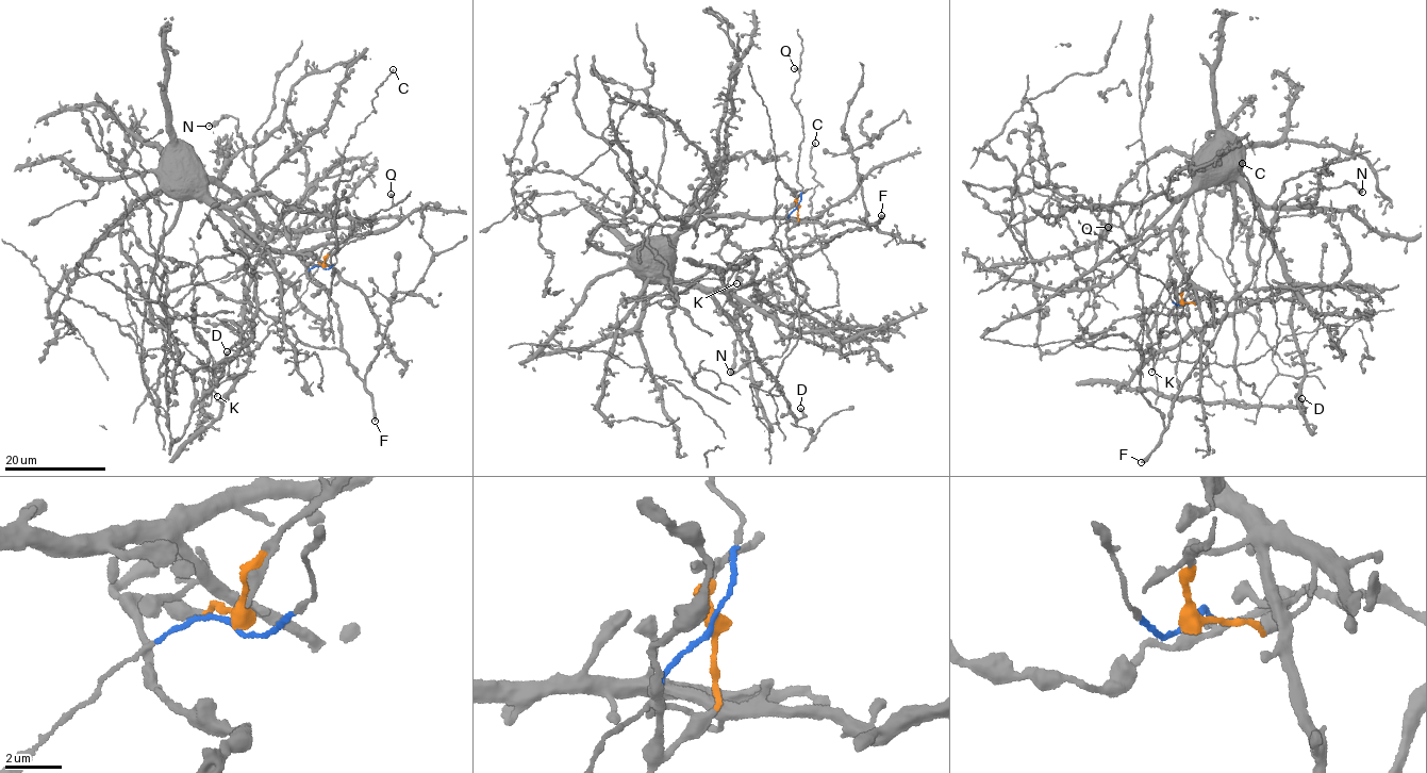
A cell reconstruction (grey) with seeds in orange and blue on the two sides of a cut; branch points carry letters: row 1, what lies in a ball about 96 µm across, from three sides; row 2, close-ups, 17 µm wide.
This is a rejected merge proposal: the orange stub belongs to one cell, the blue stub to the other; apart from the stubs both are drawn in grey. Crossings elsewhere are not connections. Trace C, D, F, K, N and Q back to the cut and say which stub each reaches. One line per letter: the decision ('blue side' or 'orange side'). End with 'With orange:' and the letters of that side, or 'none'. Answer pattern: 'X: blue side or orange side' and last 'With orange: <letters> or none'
C: blue side
D: orange side
F: orange side
K: orange side
N: orange side
Q: blue side
With orange: D, F, K, N

